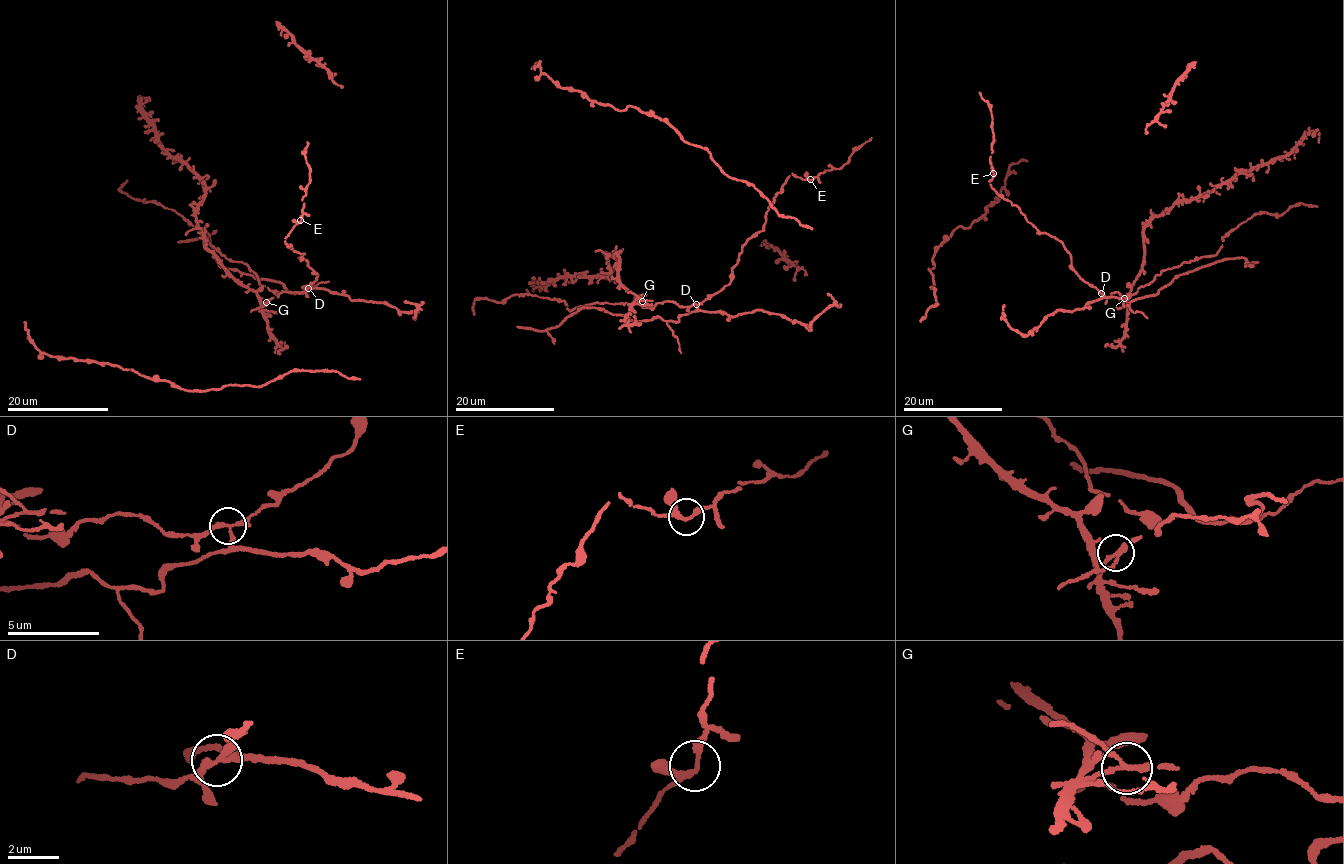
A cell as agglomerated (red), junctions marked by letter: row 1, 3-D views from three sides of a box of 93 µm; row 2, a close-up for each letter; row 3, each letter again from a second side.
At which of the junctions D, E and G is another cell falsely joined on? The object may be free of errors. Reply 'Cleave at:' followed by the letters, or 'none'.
Cleave at: D

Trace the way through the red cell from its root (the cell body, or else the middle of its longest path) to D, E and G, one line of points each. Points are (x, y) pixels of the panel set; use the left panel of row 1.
D: (373, 301), (352, 300), (326, 289), (308, 288)
E: (373, 301), (310, 288), (317, 274), (299, 258), (303, 254), (284, 242), (300, 220)
G: (373, 301), (352, 300), (346, 295), (314, 287), (304, 291), (283, 291), (266, 302)

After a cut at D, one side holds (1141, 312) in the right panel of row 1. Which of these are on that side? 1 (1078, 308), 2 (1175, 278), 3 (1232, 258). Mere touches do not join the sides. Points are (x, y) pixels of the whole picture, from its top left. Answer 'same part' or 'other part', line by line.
1: same part
2: same part
3: same part

